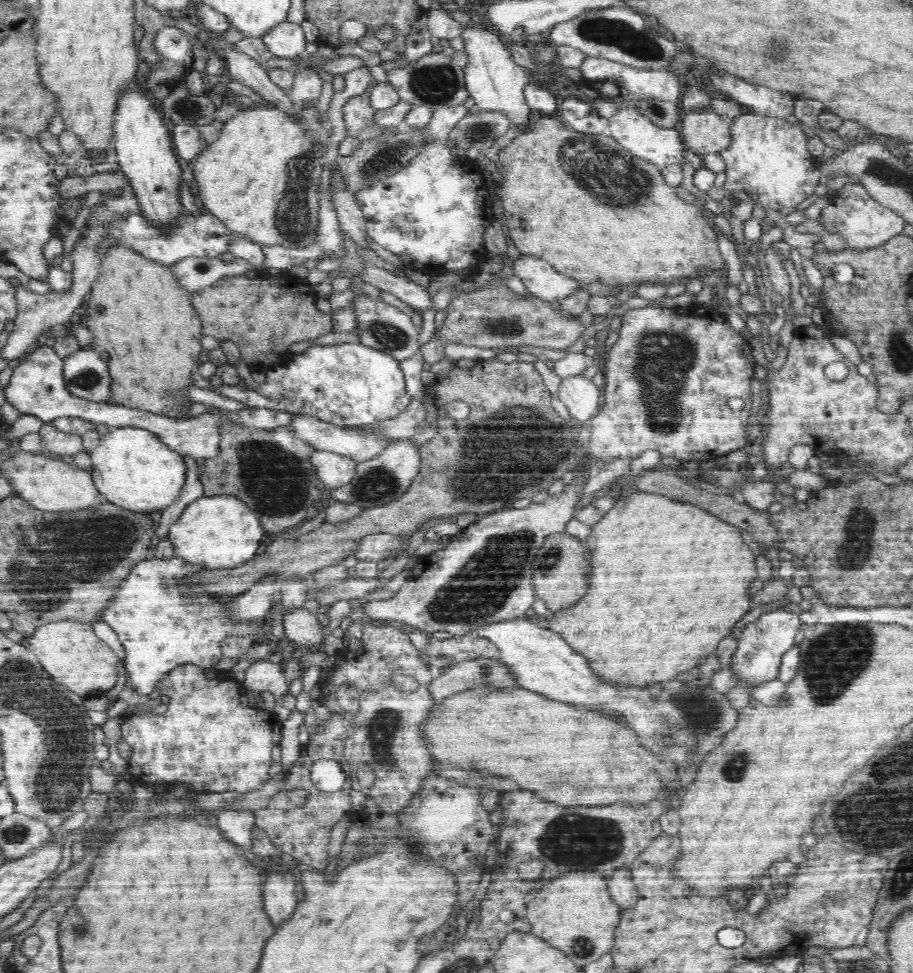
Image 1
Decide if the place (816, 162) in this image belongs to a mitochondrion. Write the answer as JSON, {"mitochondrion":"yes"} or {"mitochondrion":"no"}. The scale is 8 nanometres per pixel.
{"mitochondrion":"no"}

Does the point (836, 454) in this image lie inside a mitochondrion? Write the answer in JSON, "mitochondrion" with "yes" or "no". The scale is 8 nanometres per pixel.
{"mitochondrion":"no"}

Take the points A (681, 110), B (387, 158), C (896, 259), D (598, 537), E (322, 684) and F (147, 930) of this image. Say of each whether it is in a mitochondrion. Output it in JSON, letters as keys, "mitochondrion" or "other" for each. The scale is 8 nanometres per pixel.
{"A":"other","B":"mitochondrion","C":"other","D":"other","E":"other","F":"other"}

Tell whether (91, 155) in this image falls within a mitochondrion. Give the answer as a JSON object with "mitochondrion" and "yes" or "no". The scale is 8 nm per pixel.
{"mitochondrion":"no"}

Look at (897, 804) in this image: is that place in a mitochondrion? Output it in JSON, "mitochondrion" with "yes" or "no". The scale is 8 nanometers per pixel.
{"mitochondrion":"yes"}

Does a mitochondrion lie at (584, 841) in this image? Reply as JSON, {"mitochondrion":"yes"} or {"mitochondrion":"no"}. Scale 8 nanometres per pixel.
{"mitochondrion":"yes"}

